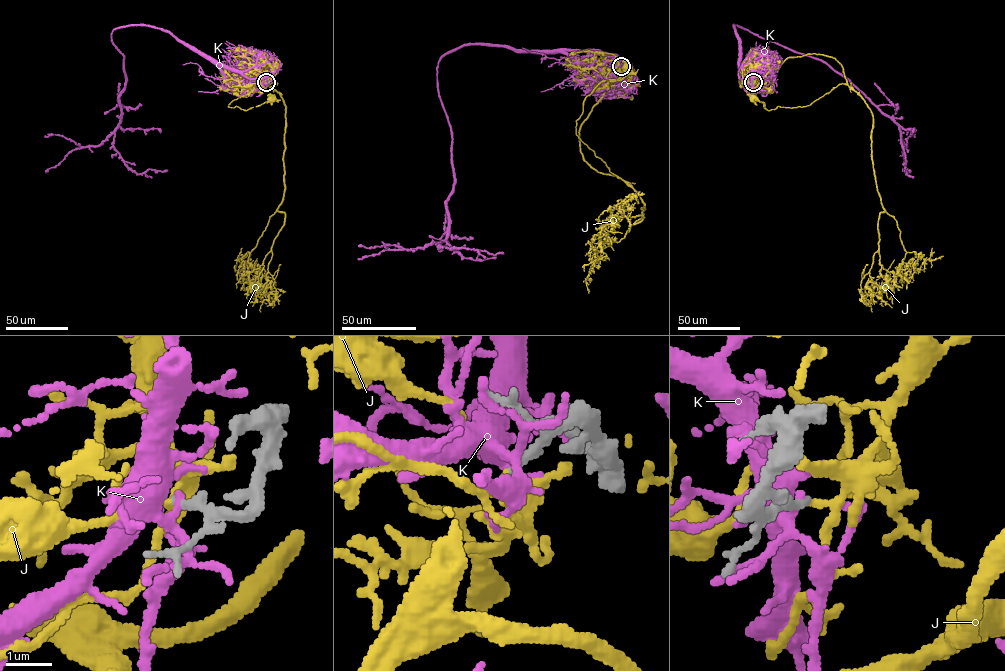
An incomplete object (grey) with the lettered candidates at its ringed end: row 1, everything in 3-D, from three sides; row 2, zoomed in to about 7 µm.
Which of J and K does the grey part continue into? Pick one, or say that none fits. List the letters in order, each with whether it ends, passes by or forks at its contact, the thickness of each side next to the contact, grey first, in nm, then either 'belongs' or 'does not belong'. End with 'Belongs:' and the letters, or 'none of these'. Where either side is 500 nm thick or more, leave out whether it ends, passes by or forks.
J: it forks there; 200 nm thick on the grey side, 130 nm on the other; does not belong
K: it forks there; 200 nm thick on the grey side, 130 nm on the other; does not belong
Belongs: none of these

